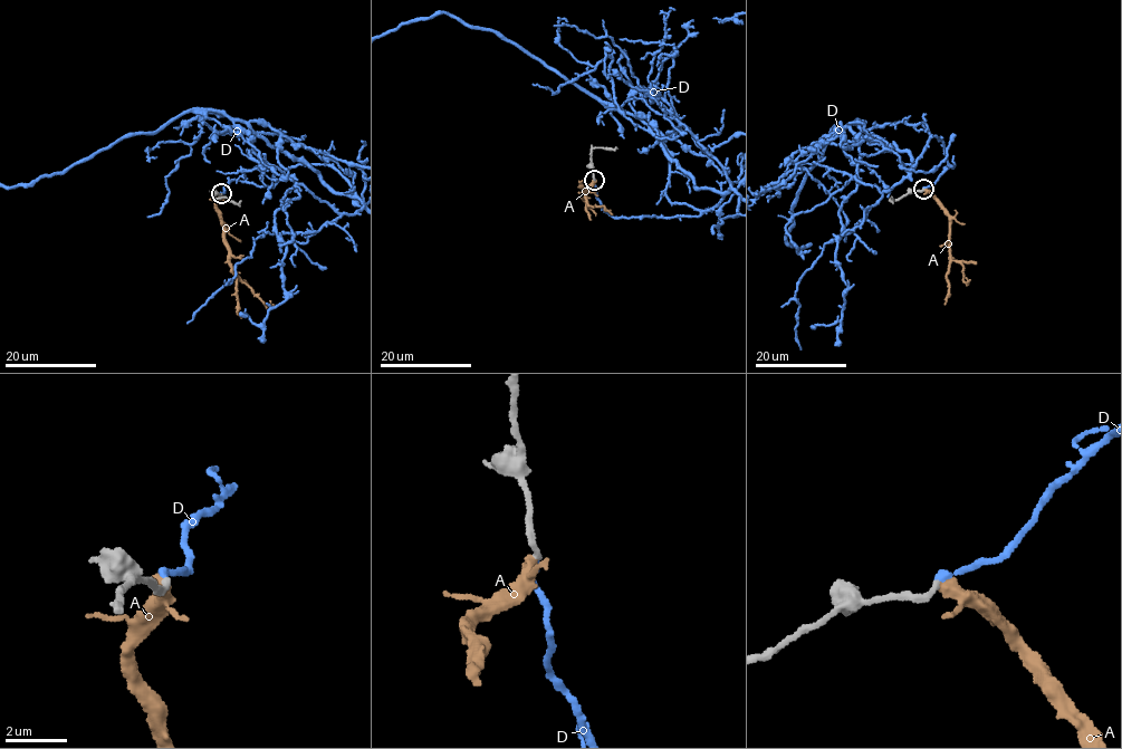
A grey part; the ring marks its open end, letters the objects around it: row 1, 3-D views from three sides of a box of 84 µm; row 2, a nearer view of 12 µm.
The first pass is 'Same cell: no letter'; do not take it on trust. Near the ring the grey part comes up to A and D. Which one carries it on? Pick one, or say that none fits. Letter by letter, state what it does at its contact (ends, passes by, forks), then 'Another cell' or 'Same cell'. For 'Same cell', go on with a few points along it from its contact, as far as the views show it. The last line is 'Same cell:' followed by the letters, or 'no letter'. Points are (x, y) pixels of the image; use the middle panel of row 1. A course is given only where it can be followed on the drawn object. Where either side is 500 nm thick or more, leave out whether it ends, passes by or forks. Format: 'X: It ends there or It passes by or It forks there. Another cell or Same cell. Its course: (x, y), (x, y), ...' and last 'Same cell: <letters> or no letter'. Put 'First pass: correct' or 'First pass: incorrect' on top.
First pass: incorrect
A: It passes by. Another cell
D: It ends there. Same cell
Same cell: D

